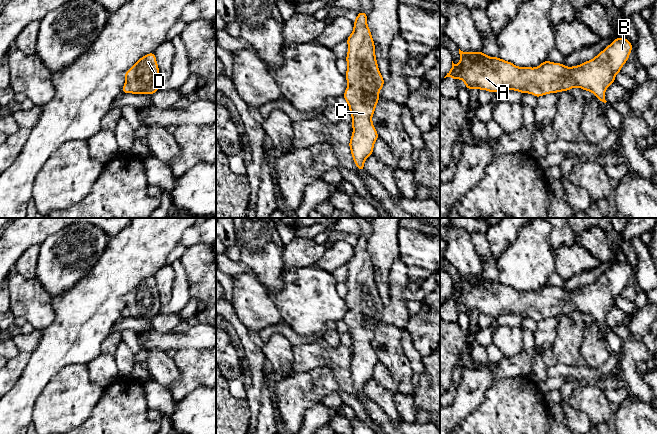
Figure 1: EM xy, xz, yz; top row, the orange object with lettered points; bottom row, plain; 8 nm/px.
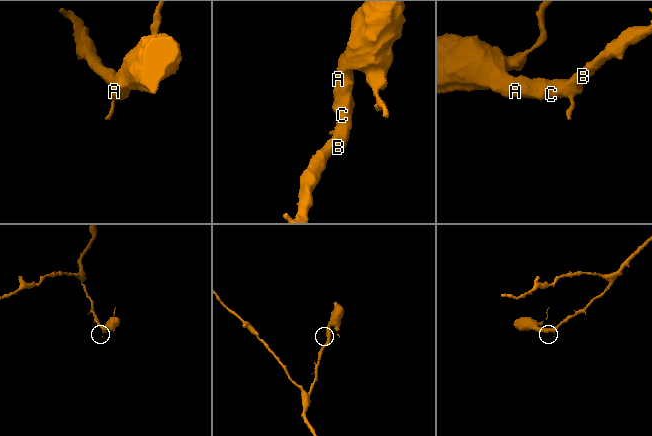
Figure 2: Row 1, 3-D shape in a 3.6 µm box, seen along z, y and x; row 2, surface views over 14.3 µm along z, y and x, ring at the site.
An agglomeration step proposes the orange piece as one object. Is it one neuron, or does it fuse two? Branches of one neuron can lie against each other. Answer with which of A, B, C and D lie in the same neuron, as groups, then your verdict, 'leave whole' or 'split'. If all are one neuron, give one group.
A B C D | leave whole

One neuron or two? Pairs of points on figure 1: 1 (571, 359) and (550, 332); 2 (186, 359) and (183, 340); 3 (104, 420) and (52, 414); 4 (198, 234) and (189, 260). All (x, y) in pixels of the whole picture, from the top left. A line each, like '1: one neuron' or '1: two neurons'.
1: two neurons
2: two neurons
3: two neurons
4: two neurons

